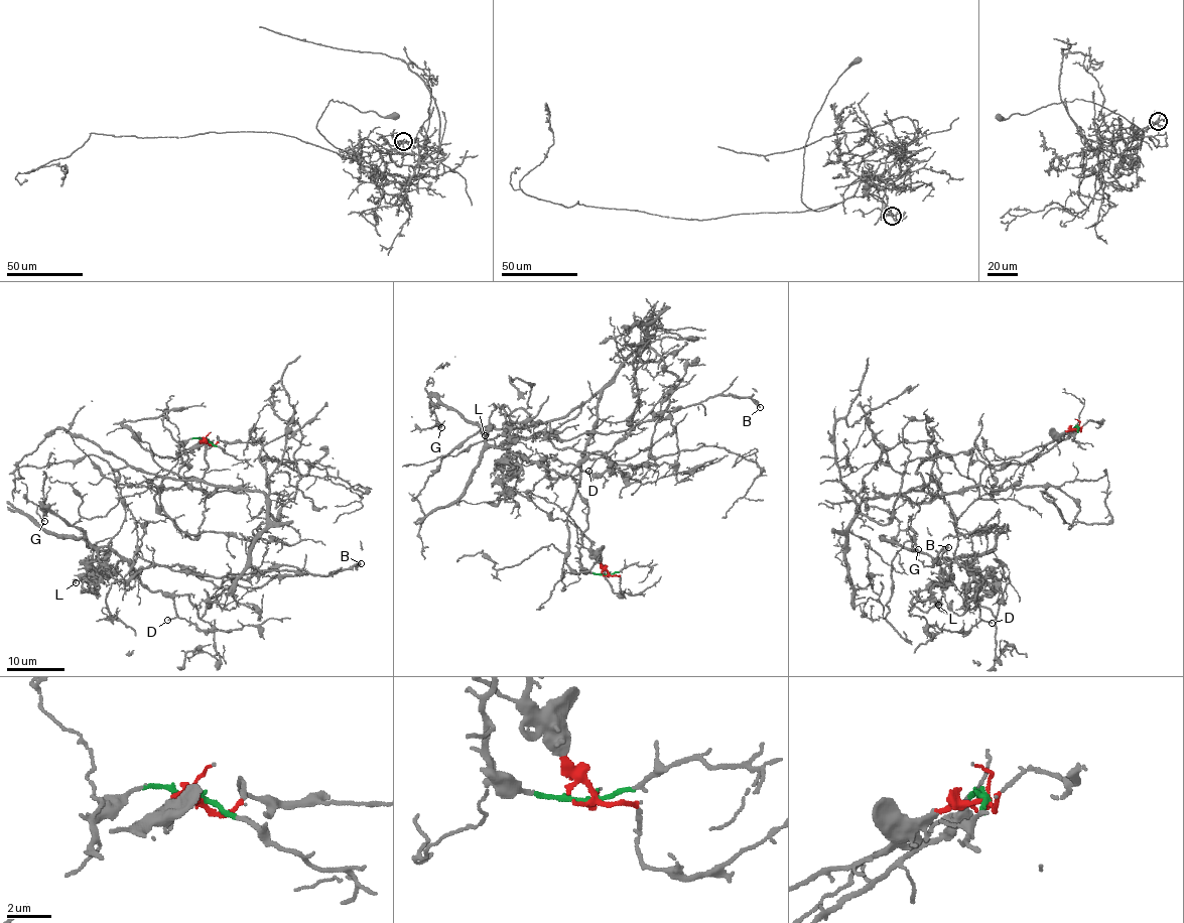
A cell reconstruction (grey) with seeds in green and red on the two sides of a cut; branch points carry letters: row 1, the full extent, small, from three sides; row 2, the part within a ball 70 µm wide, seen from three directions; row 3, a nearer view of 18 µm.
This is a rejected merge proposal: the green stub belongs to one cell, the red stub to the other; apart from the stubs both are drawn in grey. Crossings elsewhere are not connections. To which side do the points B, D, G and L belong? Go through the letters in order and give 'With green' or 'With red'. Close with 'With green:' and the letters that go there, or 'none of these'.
B: With red
D: With red
G: With red
L: With red
With green: none of these

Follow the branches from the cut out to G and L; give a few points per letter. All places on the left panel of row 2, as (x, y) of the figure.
G: (207, 442), (180, 450), (167, 474), (118, 484), (126, 519), (106, 545), (92, 546), (44, 500), (44, 520)
L: (207, 442), (180, 450), (167, 474), (118, 484), (126, 519), (99, 549), (106, 568), (98, 582), (76, 583)

